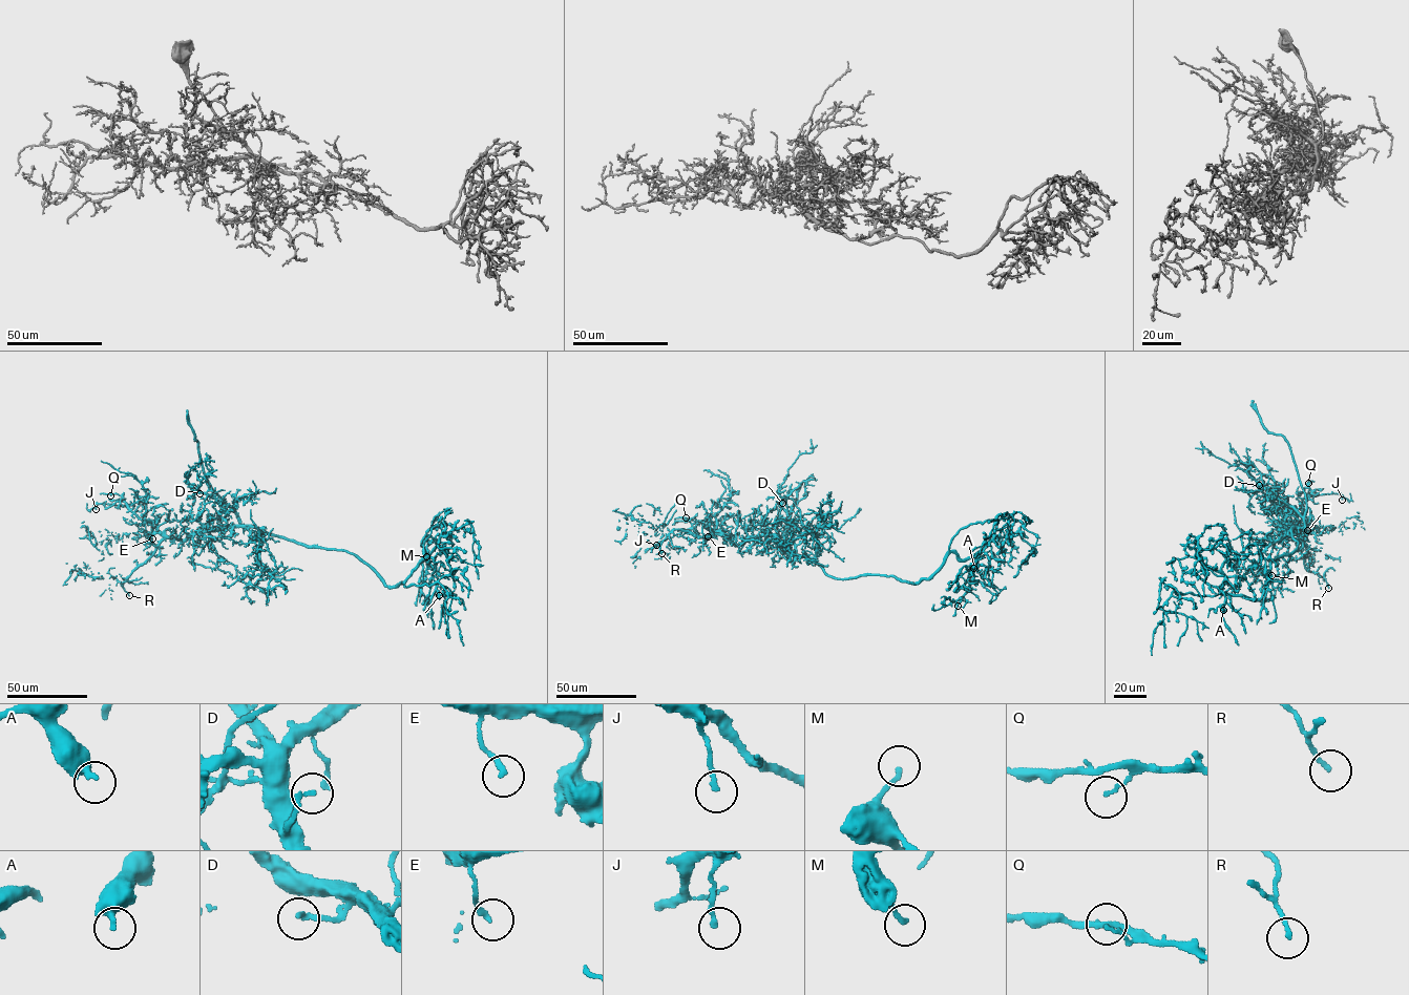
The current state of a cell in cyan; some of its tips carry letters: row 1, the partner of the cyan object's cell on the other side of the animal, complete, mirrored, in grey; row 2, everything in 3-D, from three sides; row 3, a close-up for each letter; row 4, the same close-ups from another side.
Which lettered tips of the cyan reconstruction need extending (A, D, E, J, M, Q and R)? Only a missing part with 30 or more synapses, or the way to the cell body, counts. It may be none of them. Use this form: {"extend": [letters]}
{"extend": []}

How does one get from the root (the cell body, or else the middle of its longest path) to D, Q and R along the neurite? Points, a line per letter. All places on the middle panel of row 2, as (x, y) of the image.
D: (839, 578), (827, 575), (810, 558), (797, 557), (793, 565), (794, 540), (782, 503)
Q: (839, 578), (811, 559), (793, 555), (770, 535), (735, 544), (700, 522), (693, 527), (695, 522), (686, 517)
R: (839, 578), (770, 535), (735, 544), (674, 529), (661, 553)

